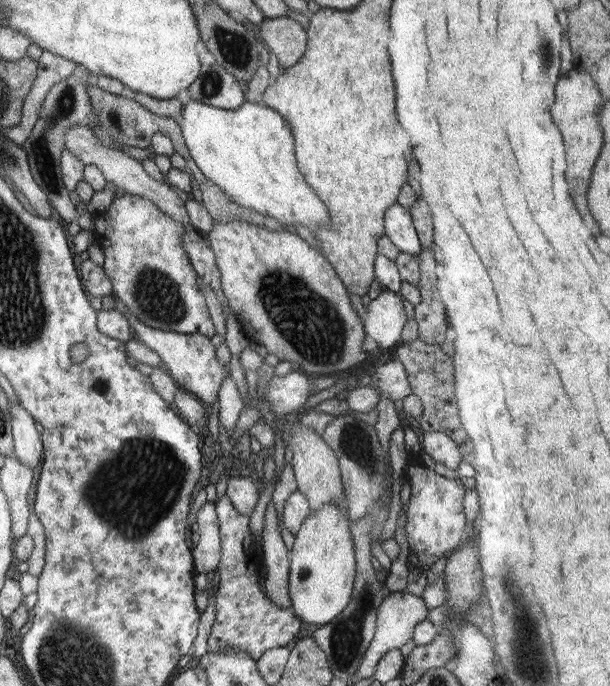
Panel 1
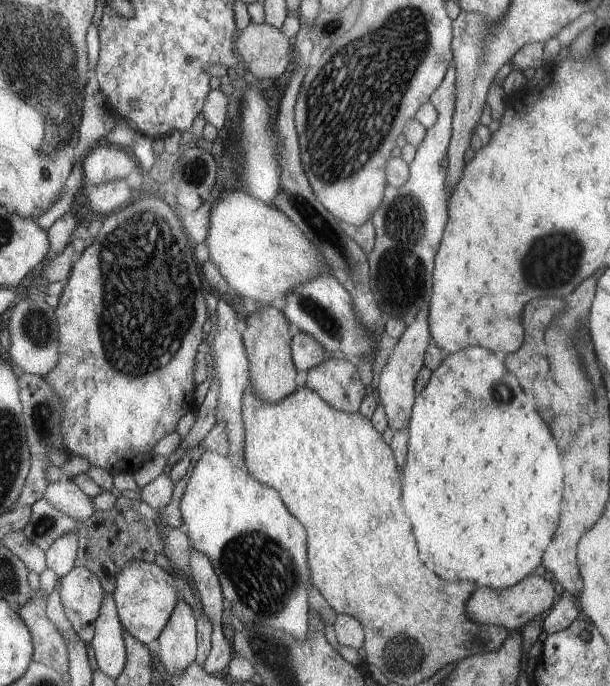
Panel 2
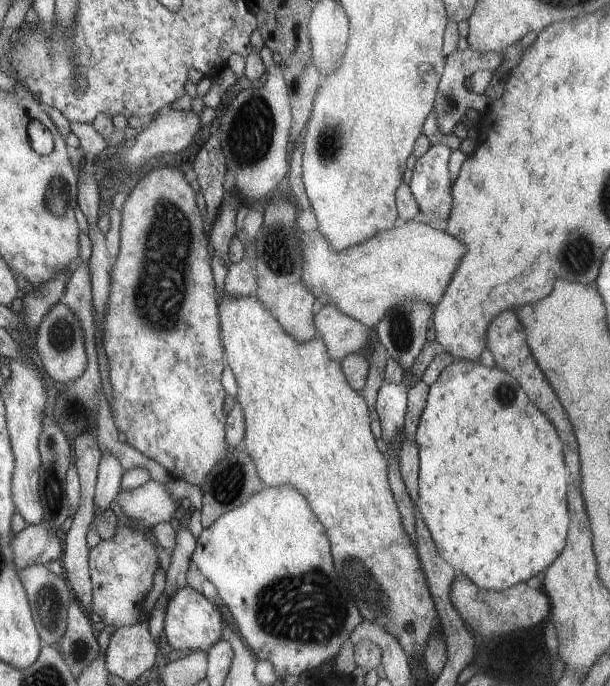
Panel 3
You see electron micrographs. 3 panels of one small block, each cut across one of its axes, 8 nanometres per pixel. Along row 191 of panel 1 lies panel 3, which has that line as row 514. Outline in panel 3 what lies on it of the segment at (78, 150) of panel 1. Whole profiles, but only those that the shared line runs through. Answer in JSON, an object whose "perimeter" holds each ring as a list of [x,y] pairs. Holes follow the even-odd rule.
{"perimeter":[[[151,480],[131,490],[119,490],[113,502],[128,519],[141,520],[151,527],[159,522],[169,522],[180,510],[175,506],[177,498],[170,495],[167,486]]]}

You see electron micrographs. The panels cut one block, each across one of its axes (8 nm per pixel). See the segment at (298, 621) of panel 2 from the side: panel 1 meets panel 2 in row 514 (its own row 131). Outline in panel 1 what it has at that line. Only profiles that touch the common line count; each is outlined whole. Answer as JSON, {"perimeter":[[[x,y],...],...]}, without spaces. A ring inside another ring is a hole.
{"perimeter":[[[189,99],[189,101],[182,108],[181,114],[178,117],[180,125],[180,133],[182,134],[182,143],[186,146],[190,157],[193,159],[195,166],[199,169],[199,172],[209,181],[213,182],[217,188],[220,188],[221,192],[229,199],[233,200],[233,203],[243,209],[251,209],[261,216],[271,216],[275,218],[279,224],[286,226],[283,228],[291,228],[294,224],[305,225],[308,228],[314,229],[317,226],[328,226],[330,223],[330,218],[323,202],[319,202],[319,198],[315,196],[315,191],[305,182],[303,175],[299,172],[295,151],[294,151],[294,140],[293,133],[291,132],[290,126],[287,124],[286,120],[279,114],[276,113],[271,107],[265,106],[260,103],[249,103],[243,101],[241,106],[237,110],[223,110],[222,108],[215,108],[214,106],[209,106],[206,104],[201,104],[200,102],[195,102]]]}

